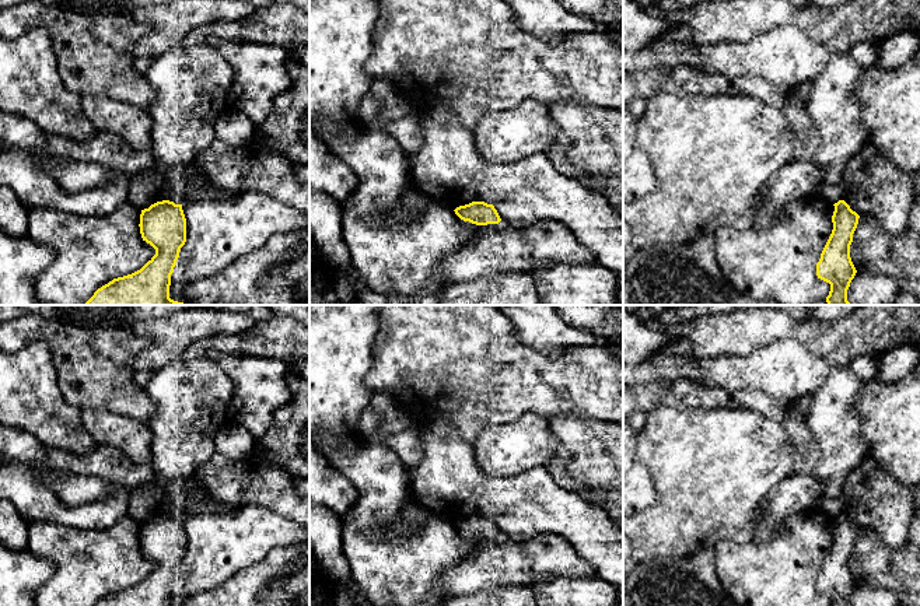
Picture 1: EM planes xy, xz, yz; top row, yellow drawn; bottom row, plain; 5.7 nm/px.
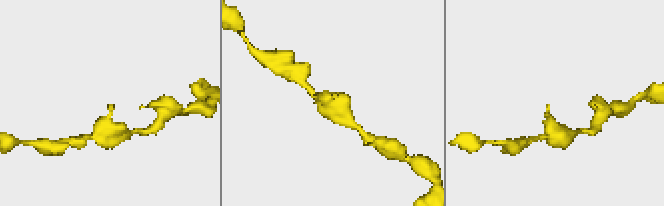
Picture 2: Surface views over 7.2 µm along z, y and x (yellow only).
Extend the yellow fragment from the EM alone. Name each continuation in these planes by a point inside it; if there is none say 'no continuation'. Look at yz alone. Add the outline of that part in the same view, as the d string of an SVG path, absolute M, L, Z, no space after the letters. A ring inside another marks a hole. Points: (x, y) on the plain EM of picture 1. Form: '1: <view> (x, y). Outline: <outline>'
no continuation

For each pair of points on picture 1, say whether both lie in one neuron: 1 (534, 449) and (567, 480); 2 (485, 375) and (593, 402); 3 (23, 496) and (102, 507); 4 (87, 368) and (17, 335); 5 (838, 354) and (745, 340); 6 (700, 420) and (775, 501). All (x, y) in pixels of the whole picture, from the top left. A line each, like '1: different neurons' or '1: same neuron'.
1: different neurons
2: same neuron
3: same neuron
4: same neuron
5: same neuron
6: different neurons

